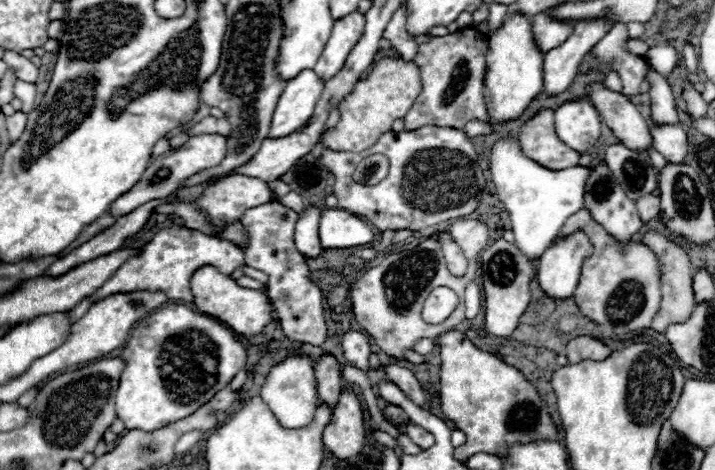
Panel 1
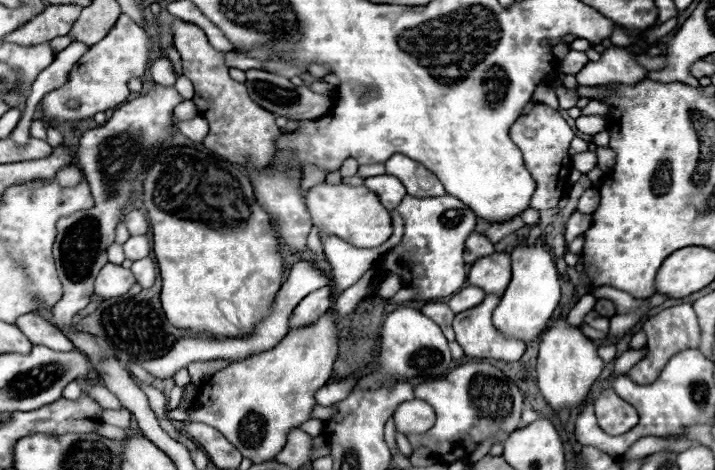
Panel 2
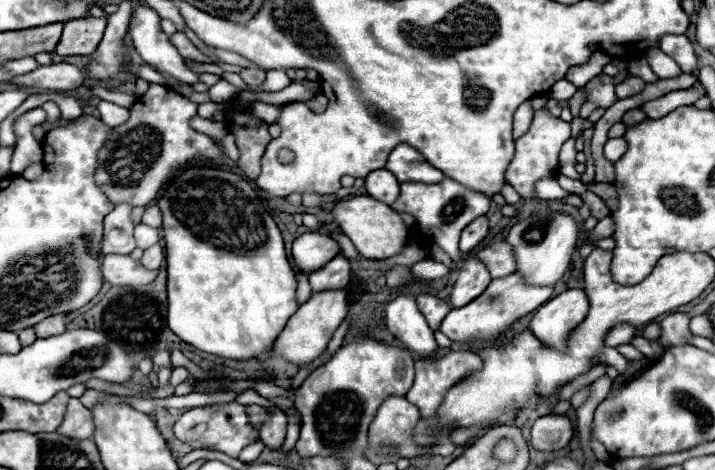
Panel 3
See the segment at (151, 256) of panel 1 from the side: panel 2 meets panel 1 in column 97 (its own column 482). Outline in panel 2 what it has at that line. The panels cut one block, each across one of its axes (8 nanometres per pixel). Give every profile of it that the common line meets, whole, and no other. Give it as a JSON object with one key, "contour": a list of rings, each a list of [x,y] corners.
{"contour":[[[466,286],[466,288],[462,288],[456,296],[452,296],[452,298],[448,300],[448,306],[452,308],[454,314],[458,314],[458,312],[464,312],[464,310],[470,310],[470,308],[478,306],[484,298],[486,298],[486,294],[484,294],[480,288],[476,288],[476,286]]]}

